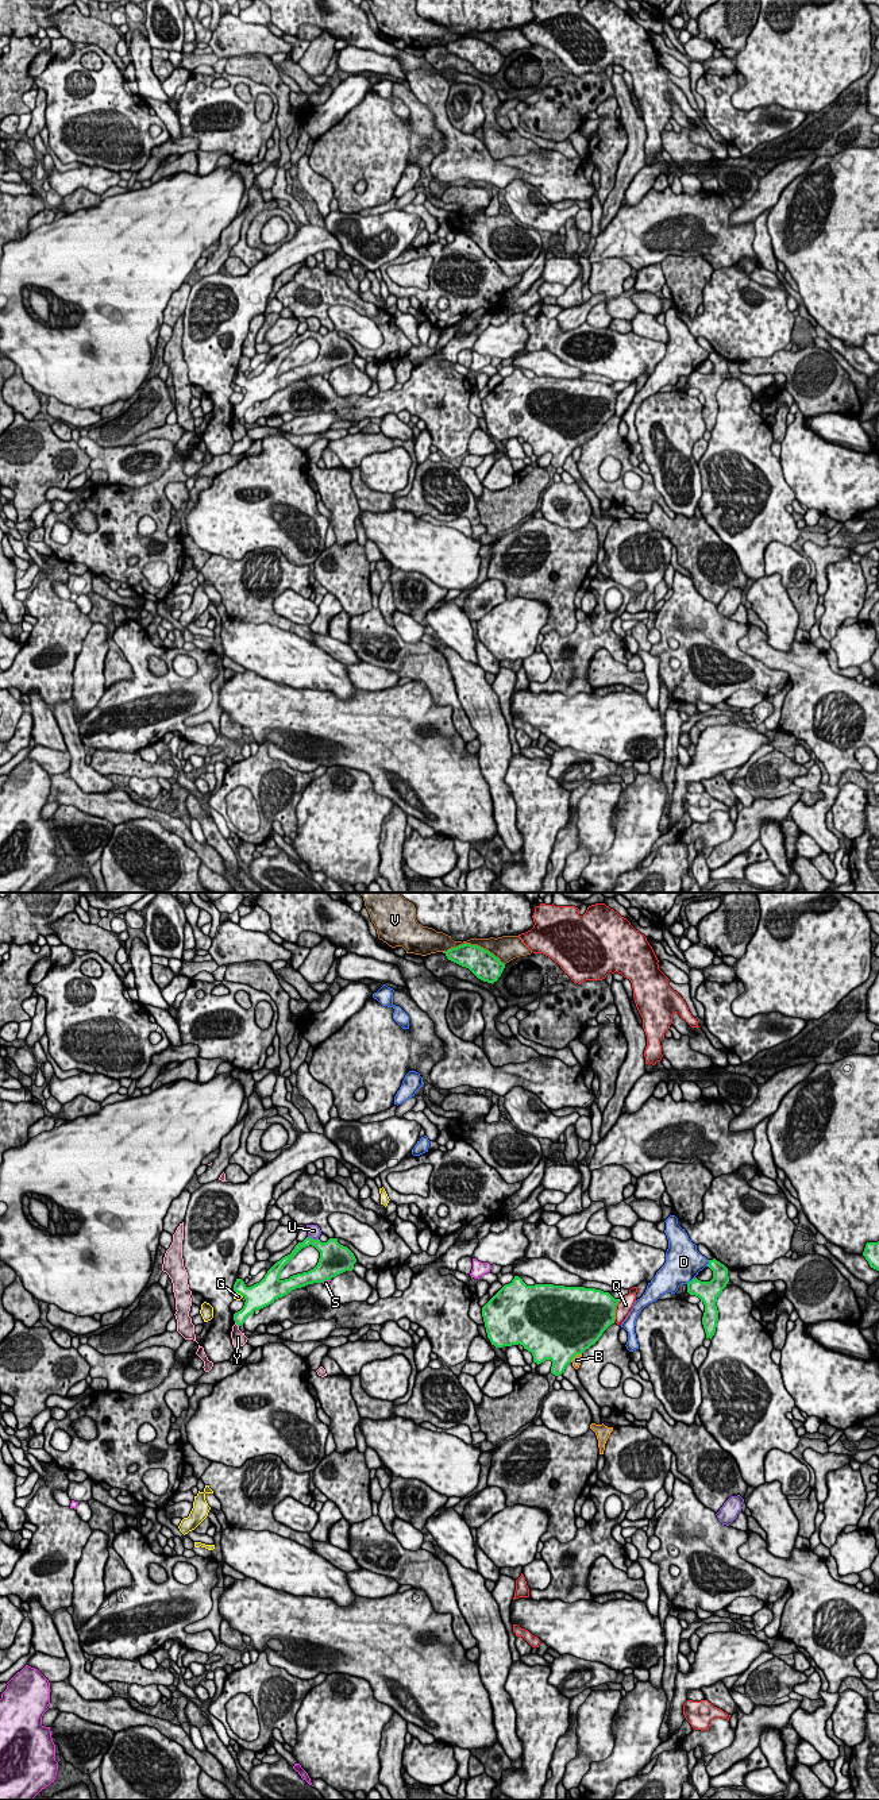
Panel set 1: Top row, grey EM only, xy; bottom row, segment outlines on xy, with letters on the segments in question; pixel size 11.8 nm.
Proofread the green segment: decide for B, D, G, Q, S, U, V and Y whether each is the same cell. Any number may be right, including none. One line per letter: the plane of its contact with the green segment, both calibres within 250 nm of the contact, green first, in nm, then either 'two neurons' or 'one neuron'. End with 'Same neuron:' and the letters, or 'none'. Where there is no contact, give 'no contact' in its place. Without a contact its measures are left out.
B: meets green in xy; 500 nm thick on the green side, 100 nm on the other; two neurons
D: meets green in xy; 260 nm thick on the green side, 440 nm on the other; two neurons
G: meets green in xy; 300 nm thick on the green side, 90 nm on the other; two neurons
Q: meets green in xy; 500 nm thick on the green side, 190 nm on the other; two neurons
S: meets green in xy; 360 nm thick on the green side, 70 nm on the other; two neurons
U: meets green in xy; 220 nm thick on the green side, 160 nm on the other; two neurons
V: meets green in xy; 320 nm thick on the green side, 190 nm on the other; two neurons
Y: meets green in xy; 140 nm thick on the green side, 160 nm on the other; two neurons
Same neuron: none

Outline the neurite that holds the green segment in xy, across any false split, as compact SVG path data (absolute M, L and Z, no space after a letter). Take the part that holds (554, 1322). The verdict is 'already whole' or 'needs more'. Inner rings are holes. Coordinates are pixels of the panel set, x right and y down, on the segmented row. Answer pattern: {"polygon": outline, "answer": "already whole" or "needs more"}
{"polygon": "M514 1276L482 1307L482 1317L491 1345L504 1348L520 1344L532 1353L537 1365L551 1360L551 1373L559 1376L577 1354L594 1345L614 1323L618 1302L609 1292L595 1288L527 1286L521 1277Z", "answer": "already whole"}

